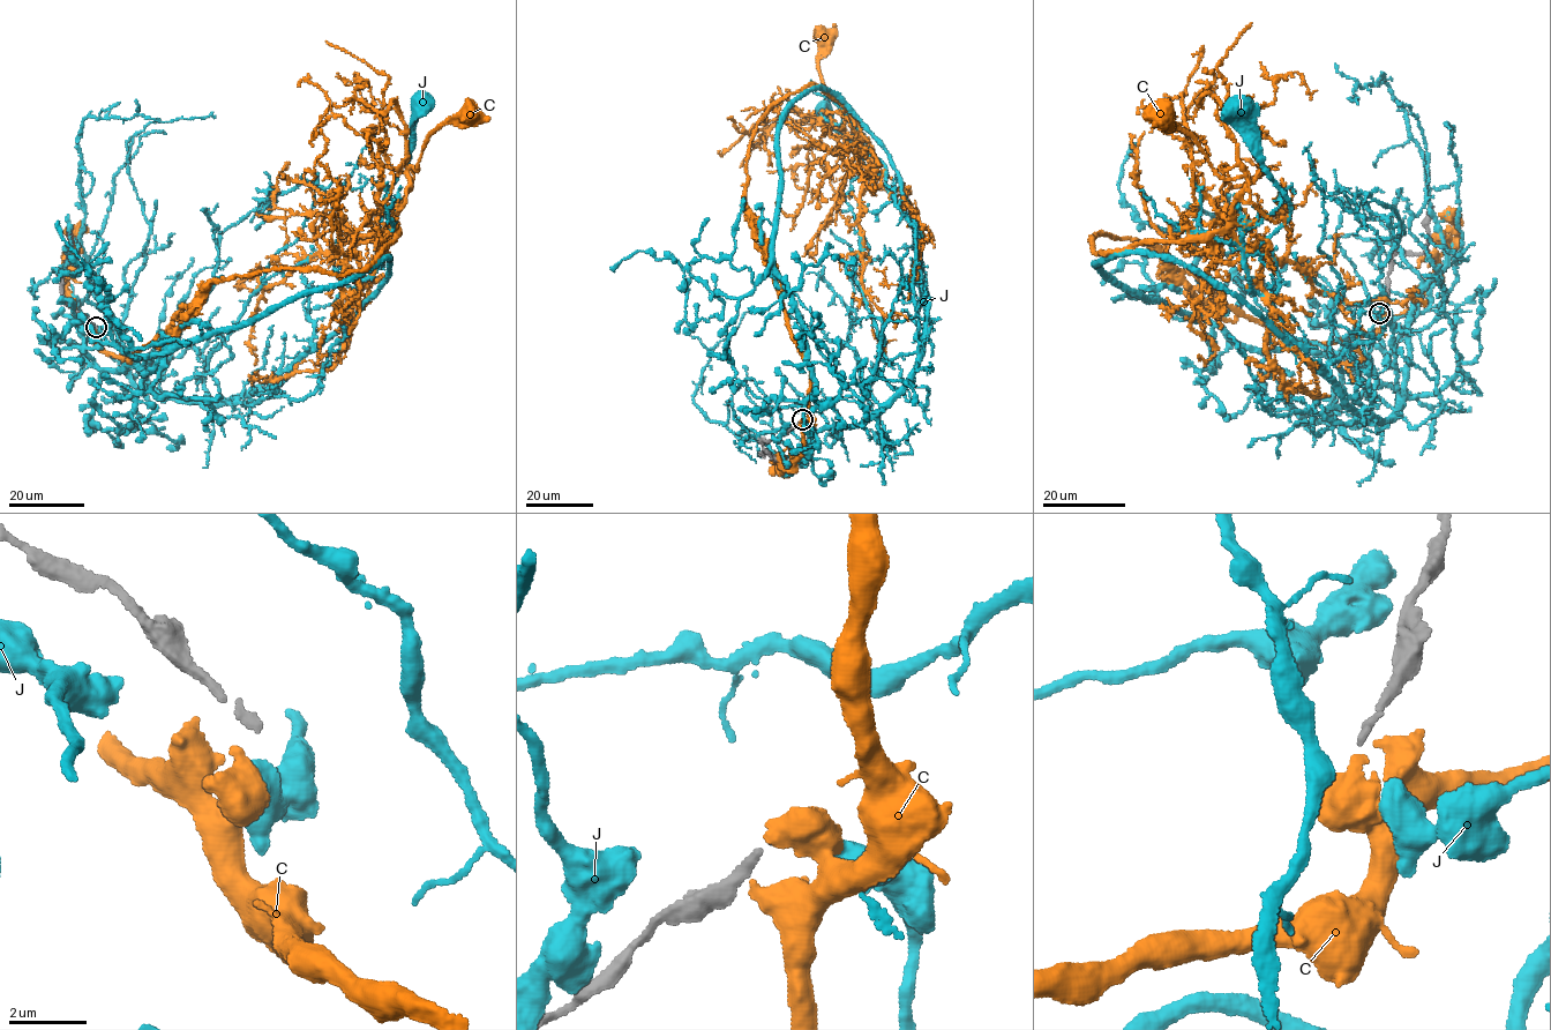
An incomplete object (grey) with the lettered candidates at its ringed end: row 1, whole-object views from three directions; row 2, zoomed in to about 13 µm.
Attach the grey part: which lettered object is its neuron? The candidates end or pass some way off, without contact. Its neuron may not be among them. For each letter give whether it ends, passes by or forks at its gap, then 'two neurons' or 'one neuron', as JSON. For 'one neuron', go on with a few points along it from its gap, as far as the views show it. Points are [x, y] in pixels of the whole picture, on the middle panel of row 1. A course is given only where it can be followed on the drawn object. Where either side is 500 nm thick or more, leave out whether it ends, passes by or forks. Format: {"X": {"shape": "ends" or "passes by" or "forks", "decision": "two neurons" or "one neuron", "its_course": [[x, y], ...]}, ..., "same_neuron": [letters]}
{"C": {"decision": "two neurons"}, "J": {"decision": "two neurons"}, "same_neuron": []}

